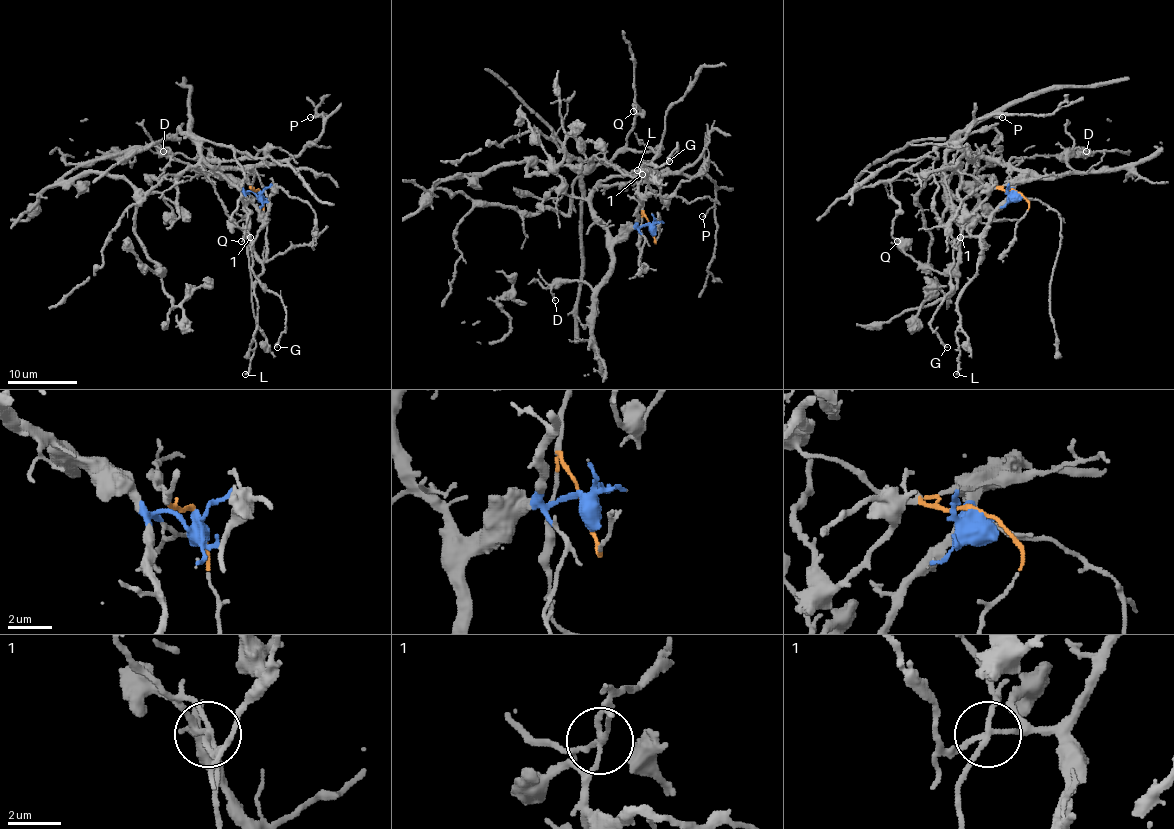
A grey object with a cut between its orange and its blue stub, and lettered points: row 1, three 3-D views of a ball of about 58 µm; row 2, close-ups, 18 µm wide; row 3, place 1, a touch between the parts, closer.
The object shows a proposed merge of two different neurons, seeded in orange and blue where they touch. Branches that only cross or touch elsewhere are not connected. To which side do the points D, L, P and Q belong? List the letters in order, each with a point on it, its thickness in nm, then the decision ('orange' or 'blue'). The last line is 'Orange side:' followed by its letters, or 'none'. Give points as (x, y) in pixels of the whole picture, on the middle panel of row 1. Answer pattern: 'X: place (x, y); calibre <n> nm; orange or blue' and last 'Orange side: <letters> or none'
D: place (555, 300); calibre 120 nm; blue
L: place (637, 170); calibre 190 nm; blue
P: place (702, 216); calibre 130 nm; orange
Q: place (633, 111); calibre 140 nm; orange
Orange side: P, Q

